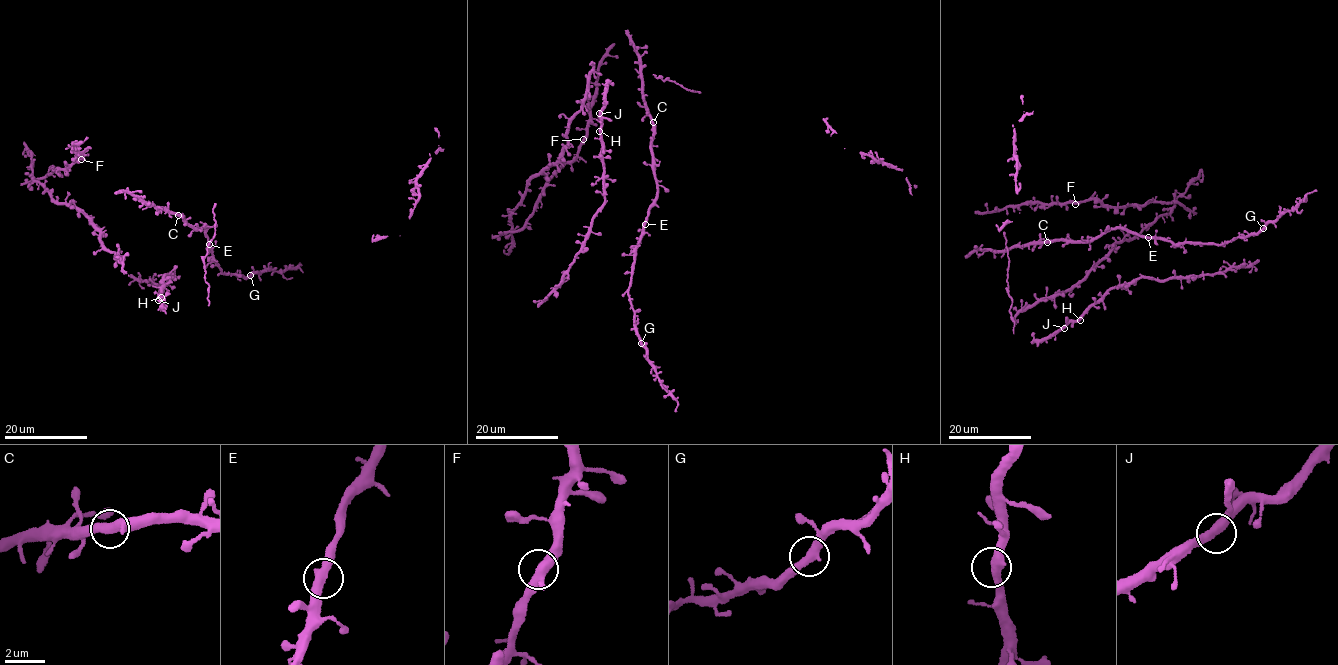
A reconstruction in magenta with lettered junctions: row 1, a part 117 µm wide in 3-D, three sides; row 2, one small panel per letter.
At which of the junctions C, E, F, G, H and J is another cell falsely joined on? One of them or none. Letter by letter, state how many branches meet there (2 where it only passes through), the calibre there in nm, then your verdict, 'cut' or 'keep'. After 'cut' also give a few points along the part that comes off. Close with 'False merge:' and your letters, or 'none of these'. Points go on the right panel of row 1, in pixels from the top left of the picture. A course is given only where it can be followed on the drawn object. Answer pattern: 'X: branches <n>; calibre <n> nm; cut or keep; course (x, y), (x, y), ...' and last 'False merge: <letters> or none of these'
C: branches 2; calibre 440 nm; keep
E: branches 2; calibre 440 nm; keep
F: branches 2; calibre 460 nm; keep
G: branches 2; calibre 440 nm; keep
H: branches 2; calibre 500 nm; keep
J: branches 2; calibre 460 nm; keep
False merge: none of these

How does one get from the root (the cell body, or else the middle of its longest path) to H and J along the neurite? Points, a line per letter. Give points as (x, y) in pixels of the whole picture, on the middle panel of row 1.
H: (601, 234), (590, 230), (593, 216), (604, 201), (599, 131)
J: (601, 234), (590, 230), (592, 218), (602, 205), (604, 194), (599, 113)

